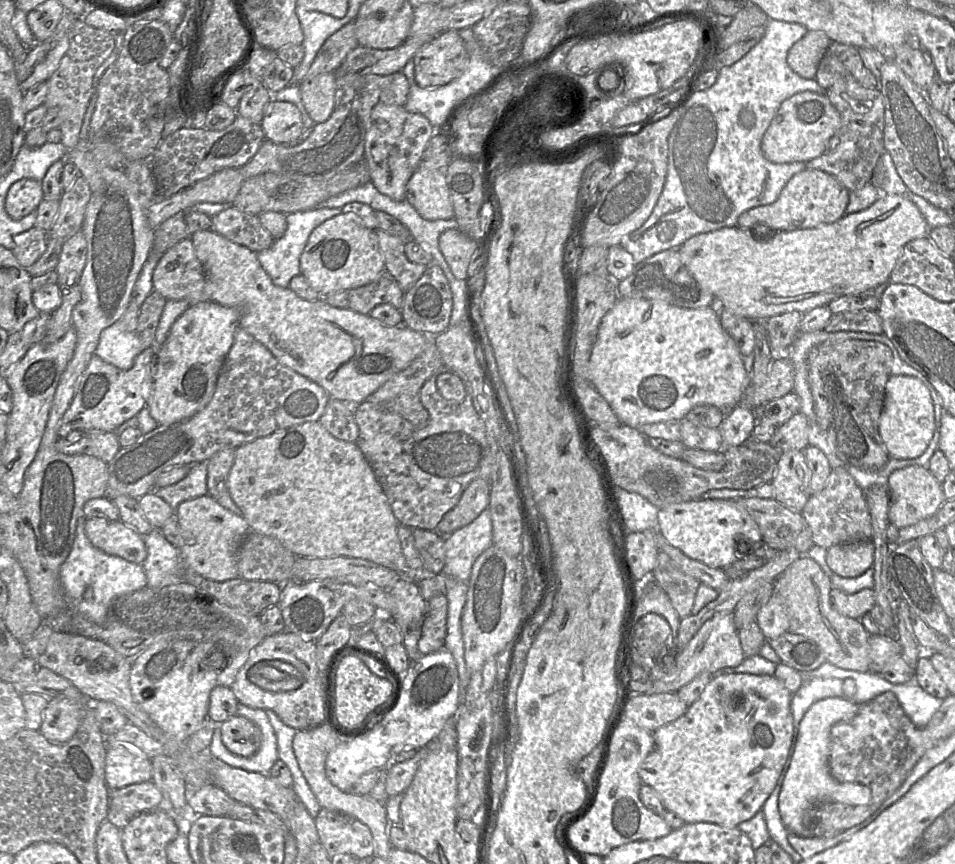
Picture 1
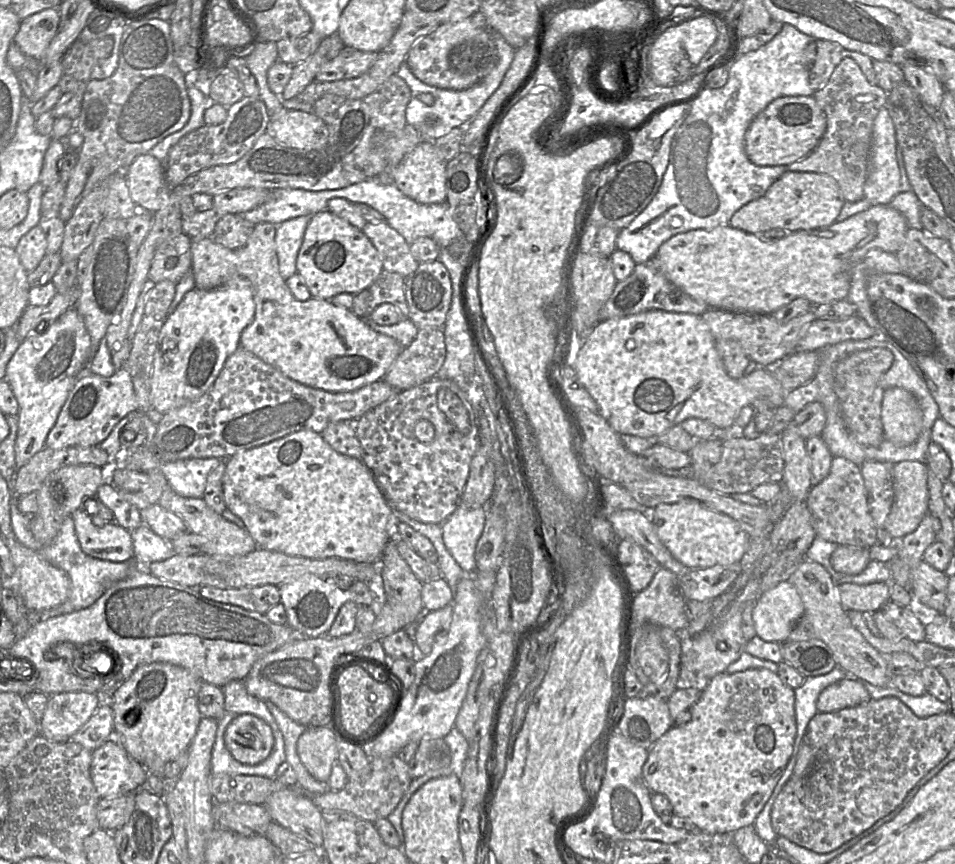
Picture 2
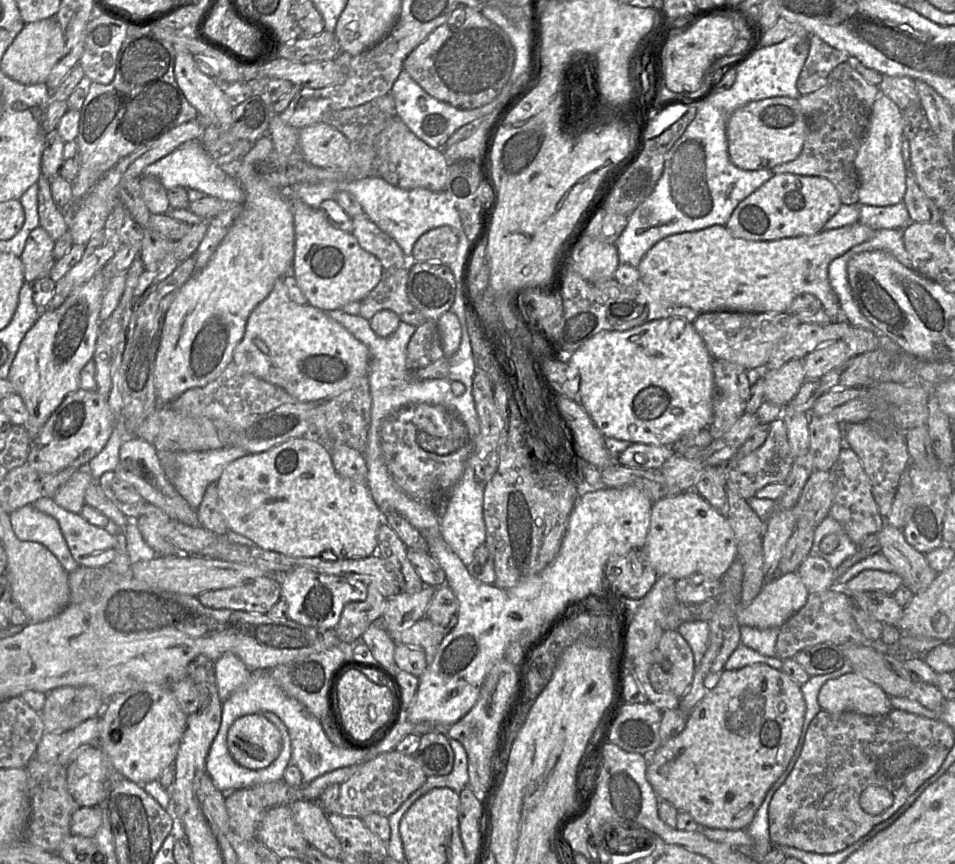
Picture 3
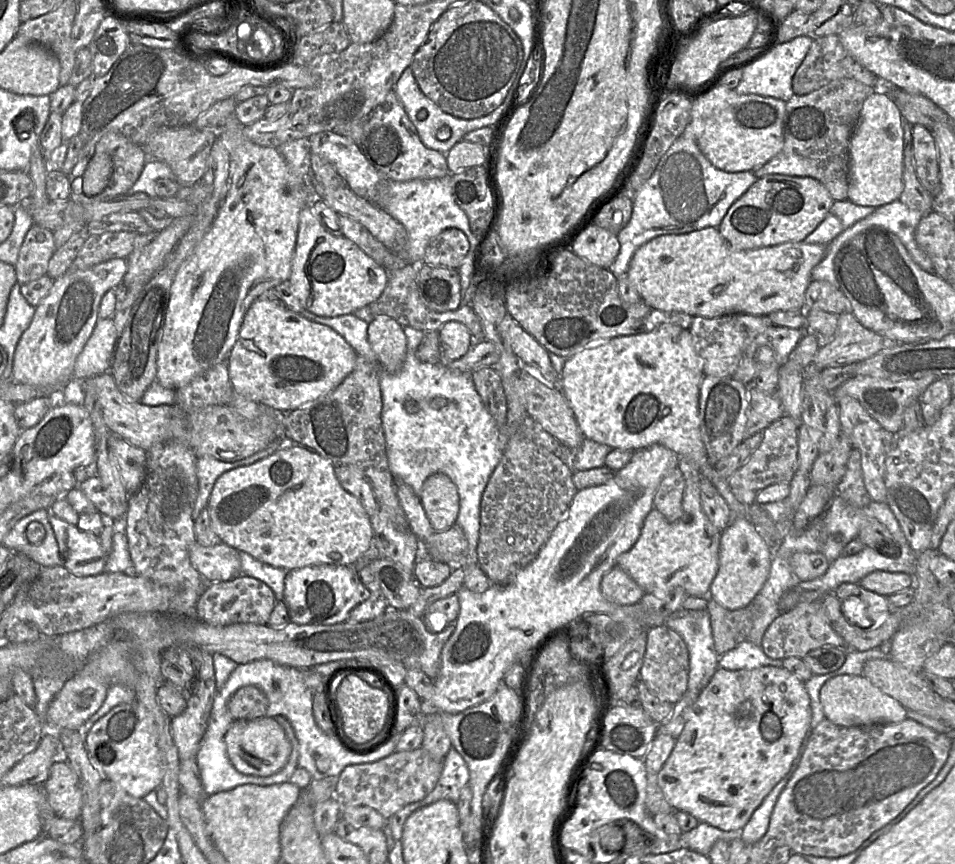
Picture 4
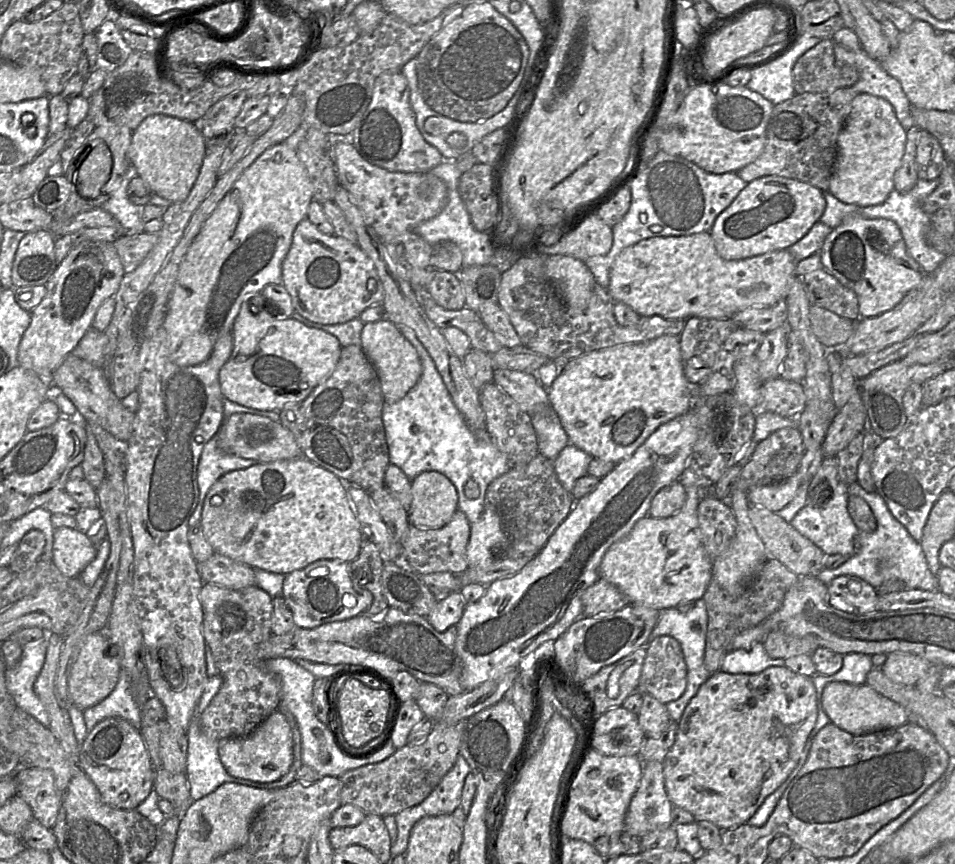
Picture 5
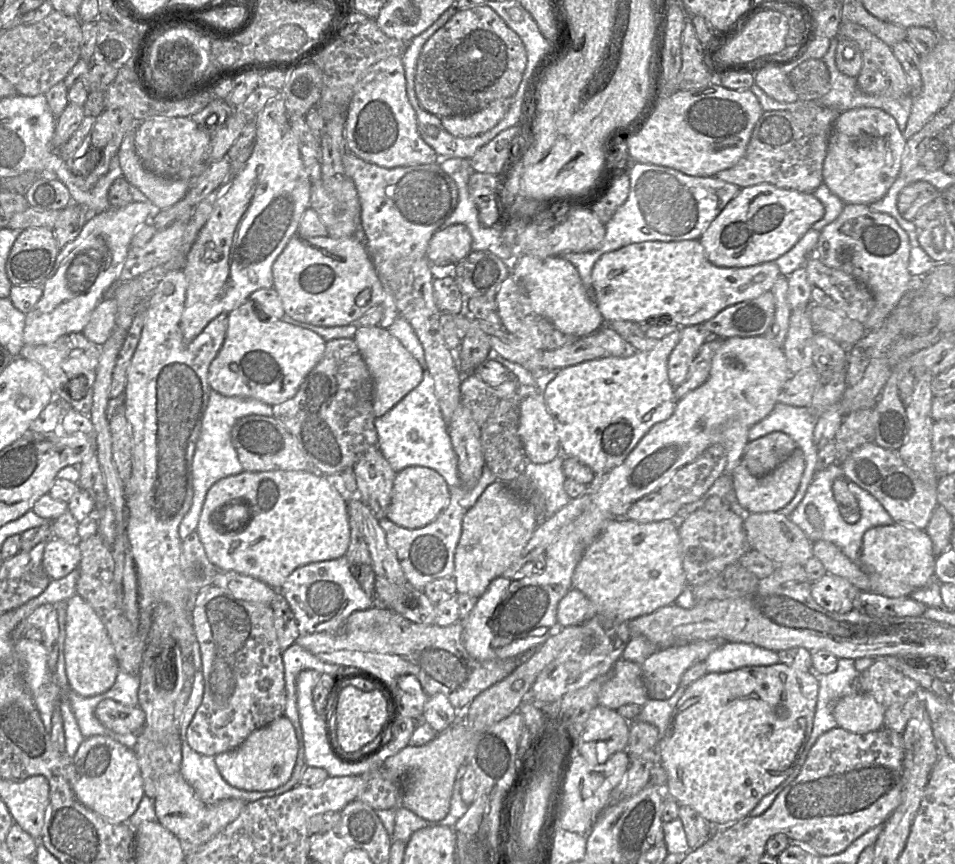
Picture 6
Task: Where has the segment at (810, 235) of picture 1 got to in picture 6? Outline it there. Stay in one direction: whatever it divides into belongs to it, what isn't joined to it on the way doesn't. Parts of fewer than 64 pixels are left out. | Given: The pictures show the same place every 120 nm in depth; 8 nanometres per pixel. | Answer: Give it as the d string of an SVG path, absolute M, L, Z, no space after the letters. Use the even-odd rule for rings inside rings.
M699 240L646 241L603 254L593 266L591 282L596 295L595 303L604 324L613 320L628 320L638 324L655 320L669 321L683 327L702 324L728 306L770 291L780 276L779 267L774 261L742 268L717 267L709 262Z

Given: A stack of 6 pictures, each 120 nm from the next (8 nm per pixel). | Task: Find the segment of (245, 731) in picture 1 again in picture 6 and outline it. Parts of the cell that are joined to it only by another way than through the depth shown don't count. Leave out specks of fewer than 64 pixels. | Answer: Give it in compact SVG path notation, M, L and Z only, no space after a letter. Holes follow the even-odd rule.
M286 716L252 732L237 748L220 753L215 764L231 786L246 791L266 791L285 784L291 777L298 754L295 729Z

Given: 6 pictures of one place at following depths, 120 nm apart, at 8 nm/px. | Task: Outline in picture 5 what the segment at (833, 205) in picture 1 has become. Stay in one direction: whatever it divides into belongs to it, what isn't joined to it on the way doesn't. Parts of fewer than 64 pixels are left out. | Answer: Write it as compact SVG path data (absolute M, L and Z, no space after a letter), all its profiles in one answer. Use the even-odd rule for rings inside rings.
M776 175L746 185L734 201L716 218L710 234L717 253L724 260L742 260L776 250L787 250L800 241L826 209L824 192L794 179Z

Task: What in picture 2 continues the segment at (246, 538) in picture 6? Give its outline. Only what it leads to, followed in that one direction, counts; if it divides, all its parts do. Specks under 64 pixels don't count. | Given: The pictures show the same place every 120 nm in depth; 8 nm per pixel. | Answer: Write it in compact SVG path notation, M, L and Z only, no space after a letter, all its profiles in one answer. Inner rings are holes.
M301 430L270 443L242 450L226 460L223 475L226 508L238 516L258 547L293 557L339 558L380 564L387 542L394 537L390 503L362 459L335 451L319 433Z

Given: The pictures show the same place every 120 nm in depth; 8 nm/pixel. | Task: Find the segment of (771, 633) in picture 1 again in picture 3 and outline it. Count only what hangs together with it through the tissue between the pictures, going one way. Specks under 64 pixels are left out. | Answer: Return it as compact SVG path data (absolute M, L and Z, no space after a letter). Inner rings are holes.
M797 572L769 579L747 607L737 605L737 621L758 629L780 628L807 602L809 592Z

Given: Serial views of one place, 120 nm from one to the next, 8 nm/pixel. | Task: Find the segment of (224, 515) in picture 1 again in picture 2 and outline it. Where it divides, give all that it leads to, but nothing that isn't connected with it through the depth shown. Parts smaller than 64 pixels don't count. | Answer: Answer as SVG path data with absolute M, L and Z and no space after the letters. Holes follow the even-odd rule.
M169 483L166 484L163 488L158 504L166 510L179 516L185 523L188 532L204 536L214 545L214 554L209 556L238 557L247 555L253 552L256 548L258 548L256 541L252 538L252 536L246 529L239 527L238 525L226 520L222 515L214 512L208 507L203 498L186 498L180 496L171 488Z

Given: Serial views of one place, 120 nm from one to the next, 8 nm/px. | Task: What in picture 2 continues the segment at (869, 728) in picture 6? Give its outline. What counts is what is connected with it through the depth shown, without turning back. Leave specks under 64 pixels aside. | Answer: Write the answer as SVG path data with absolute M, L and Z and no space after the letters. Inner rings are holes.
M845 678L827 686L819 694L816 707L819 713L835 712L870 700L869 692L859 680Z

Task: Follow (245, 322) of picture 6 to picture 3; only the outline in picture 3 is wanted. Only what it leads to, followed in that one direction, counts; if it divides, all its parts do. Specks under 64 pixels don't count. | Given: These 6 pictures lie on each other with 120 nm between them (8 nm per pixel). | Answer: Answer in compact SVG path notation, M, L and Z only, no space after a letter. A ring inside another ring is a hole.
M284 279L276 281L270 294L250 314L243 338L237 344L233 352L232 362L245 373L252 374L268 383L284 389L288 394L303 402L324 402L349 390L361 377L368 375L370 365L370 353L367 346L355 338L344 326L332 319L328 312L316 308L310 304L300 305L289 297Z

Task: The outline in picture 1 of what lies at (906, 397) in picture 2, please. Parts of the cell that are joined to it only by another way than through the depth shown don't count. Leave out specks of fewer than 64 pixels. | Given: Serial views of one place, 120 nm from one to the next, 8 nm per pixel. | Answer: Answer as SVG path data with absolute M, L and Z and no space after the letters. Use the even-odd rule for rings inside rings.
M905 375L889 377L879 432L890 458L913 459L925 452L935 432L935 418L933 401L923 382Z

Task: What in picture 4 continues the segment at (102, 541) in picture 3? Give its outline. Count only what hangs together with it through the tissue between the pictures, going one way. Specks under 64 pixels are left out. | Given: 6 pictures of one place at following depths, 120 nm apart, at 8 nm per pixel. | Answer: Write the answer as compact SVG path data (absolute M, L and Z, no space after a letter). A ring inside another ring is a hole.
M49 510L49 521L58 543L62 566L72 574L85 577L104 571L107 553L100 544L98 534L80 530Z

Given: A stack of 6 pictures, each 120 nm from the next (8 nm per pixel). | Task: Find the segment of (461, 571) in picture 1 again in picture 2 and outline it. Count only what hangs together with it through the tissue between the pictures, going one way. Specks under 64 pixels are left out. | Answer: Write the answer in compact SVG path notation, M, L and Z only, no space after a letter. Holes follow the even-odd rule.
M487 503L476 509L458 506L441 524L444 545L467 575L476 571L475 550L484 530Z

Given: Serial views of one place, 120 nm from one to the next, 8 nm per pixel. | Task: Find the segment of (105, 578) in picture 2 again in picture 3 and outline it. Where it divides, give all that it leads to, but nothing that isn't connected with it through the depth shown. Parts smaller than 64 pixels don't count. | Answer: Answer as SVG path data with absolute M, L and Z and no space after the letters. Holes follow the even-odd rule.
M32 504L17 509L10 516L18 539L45 546L68 573L79 567L55 518L37 510Z

